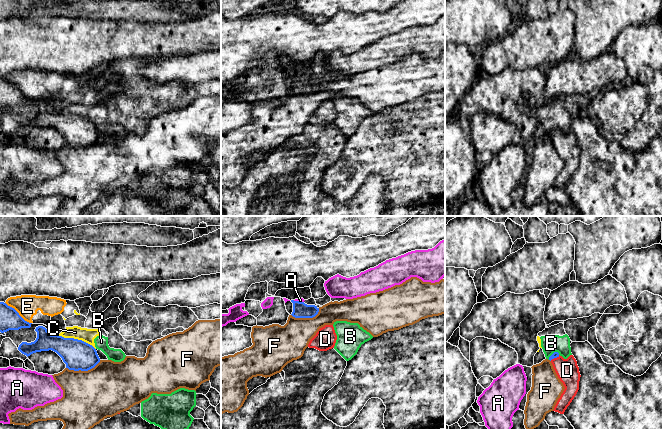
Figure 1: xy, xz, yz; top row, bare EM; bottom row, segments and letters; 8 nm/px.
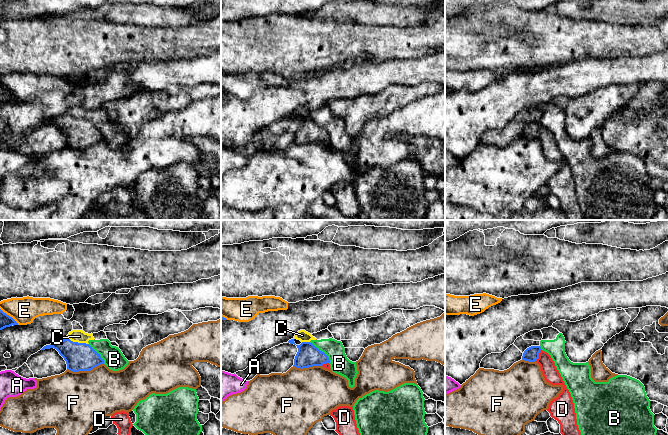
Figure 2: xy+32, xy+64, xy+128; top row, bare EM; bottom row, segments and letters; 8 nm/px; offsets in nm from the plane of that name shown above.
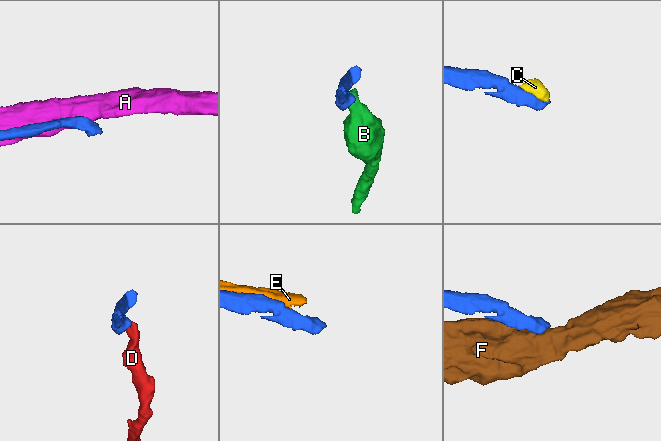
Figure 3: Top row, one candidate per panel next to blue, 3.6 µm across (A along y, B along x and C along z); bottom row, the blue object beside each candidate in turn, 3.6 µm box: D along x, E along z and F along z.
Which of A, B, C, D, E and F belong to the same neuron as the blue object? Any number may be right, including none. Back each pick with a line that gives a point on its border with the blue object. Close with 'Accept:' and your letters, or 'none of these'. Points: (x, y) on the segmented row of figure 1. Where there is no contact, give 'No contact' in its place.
D: Touches blue at yz (554, 357)
Accept: D

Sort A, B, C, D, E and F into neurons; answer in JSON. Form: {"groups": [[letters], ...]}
{"groups": [["A"], ["B", "C", "E"], ["D"], ["F"]]}

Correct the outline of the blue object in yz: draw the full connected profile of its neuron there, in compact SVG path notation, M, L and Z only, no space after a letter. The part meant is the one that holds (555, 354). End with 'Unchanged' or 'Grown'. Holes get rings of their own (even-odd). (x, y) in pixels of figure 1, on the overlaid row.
M554 352L549 357L549 360L553 365L558 378L565 387L553 411L564 414L579 390L579 381L581 377L579 367L573 355L564 359L558 352Z. Grown

